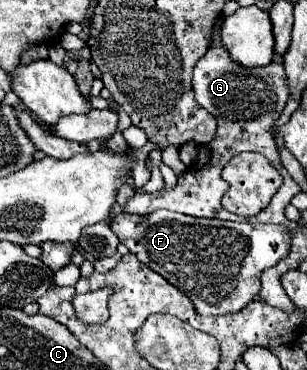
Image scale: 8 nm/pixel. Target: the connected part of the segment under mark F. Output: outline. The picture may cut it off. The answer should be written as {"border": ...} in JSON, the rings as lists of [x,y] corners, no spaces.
{"border":[[[166,209],[146,217],[118,213],[110,227],[144,265],[182,289],[198,315],[230,315],[244,309],[260,291],[262,271],[274,267],[290,247],[290,229],[284,225],[198,219]]]}

